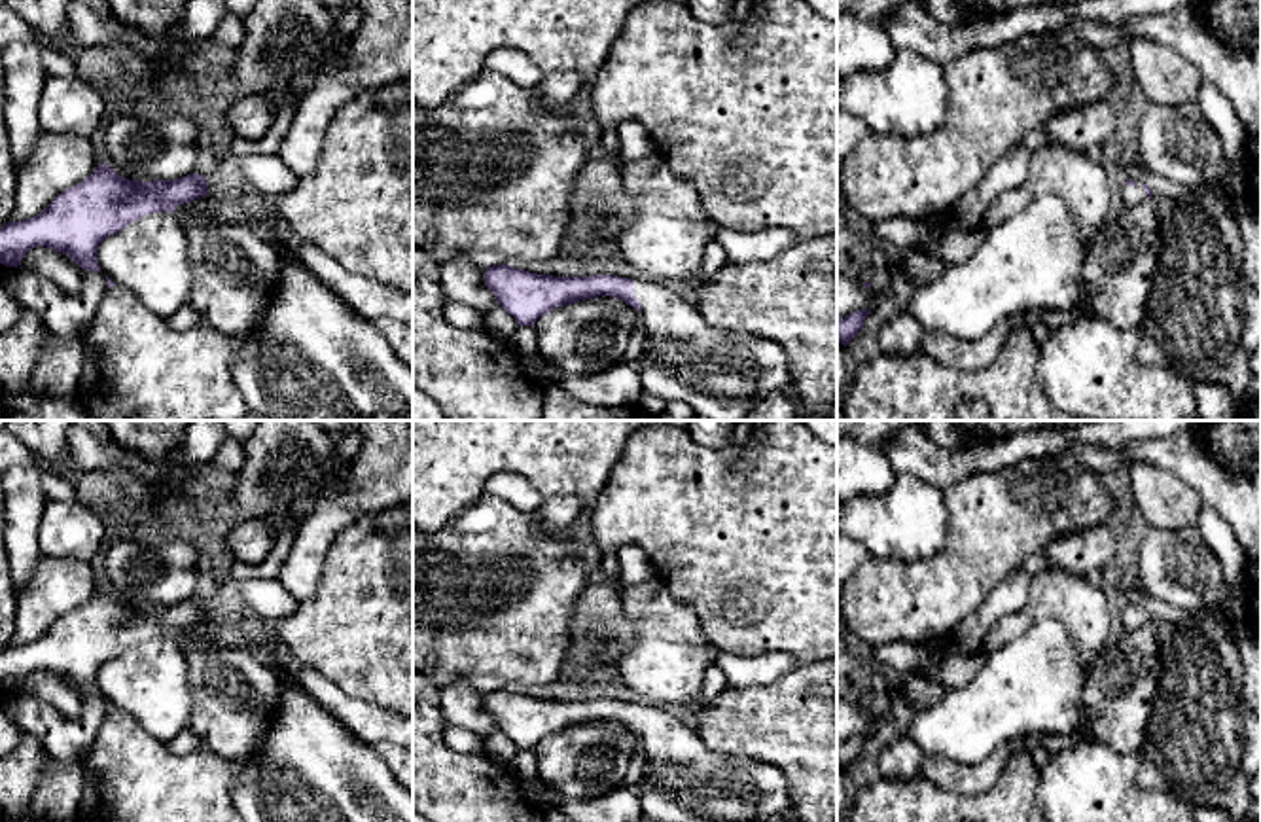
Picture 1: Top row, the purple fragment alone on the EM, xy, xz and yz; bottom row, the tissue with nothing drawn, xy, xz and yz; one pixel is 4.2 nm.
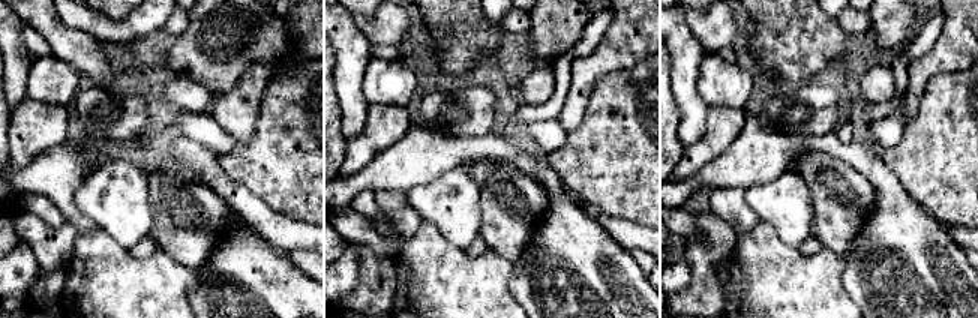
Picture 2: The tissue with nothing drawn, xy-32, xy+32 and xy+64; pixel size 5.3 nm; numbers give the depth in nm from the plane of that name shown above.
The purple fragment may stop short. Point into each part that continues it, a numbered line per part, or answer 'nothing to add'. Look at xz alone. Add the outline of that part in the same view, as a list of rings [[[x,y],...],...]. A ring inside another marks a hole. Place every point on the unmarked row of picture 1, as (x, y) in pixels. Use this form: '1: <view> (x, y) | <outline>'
1: xz (684, 781) | [[[634,705],[642,729],[642,816],[655,822],[767,822],[790,813],[786,777],[773,765],[710,750],[684,712]]]

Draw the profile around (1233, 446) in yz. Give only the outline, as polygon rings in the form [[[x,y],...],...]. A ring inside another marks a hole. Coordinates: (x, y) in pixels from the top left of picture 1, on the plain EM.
[[[1197,420],[1193,428],[1208,460],[1229,477],[1261,472],[1261,420]]]

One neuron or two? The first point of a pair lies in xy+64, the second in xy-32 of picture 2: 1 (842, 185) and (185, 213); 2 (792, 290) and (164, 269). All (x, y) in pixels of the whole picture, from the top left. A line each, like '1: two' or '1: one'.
1: one
2: one

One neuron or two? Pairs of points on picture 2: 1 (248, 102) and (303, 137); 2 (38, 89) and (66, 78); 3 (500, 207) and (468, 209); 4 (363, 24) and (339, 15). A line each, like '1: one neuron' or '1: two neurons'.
1: two neurons
2: one neuron
3: two neurons
4: two neurons

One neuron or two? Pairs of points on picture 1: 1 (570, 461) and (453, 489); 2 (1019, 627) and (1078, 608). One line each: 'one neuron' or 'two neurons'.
1: one neuron
2: one neuron

